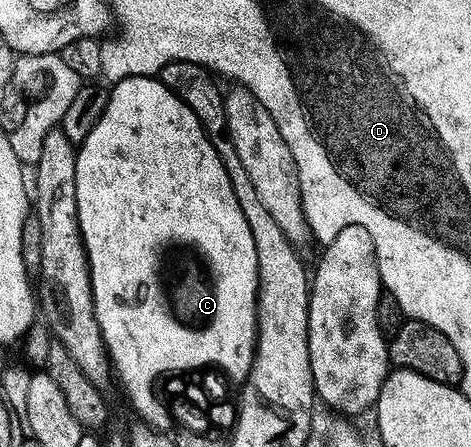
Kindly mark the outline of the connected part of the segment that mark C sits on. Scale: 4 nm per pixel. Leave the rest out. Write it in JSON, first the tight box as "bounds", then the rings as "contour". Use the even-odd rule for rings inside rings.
{"bounds":[75,76,259,427],"contour":[[[158,76],[130,77],[124,81],[116,81],[110,86],[108,103],[100,121],[96,123],[75,154],[77,163],[77,211],[79,212],[79,230],[83,236],[83,250],[87,253],[87,270],[91,272],[91,290],[95,304],[95,318],[101,327],[103,342],[107,344],[107,356],[111,358],[117,381],[123,384],[125,392],[131,396],[135,409],[146,424],[155,427],[158,421],[168,420],[165,407],[156,399],[154,393],[155,377],[164,367],[195,365],[205,361],[222,362],[230,368],[236,382],[247,380],[247,372],[255,360],[255,304],[259,290],[259,272],[257,271],[257,247],[253,247],[253,231],[249,231],[249,223],[245,223],[245,215],[241,215],[241,203],[237,203],[237,195],[233,195],[233,183],[229,183],[229,175],[225,171],[225,163],[217,155],[213,143],[201,127],[197,115],[175,94],[170,87],[163,84]],[[163,161],[163,217],[155,217],[151,208],[155,201],[147,197],[147,169]]]}

